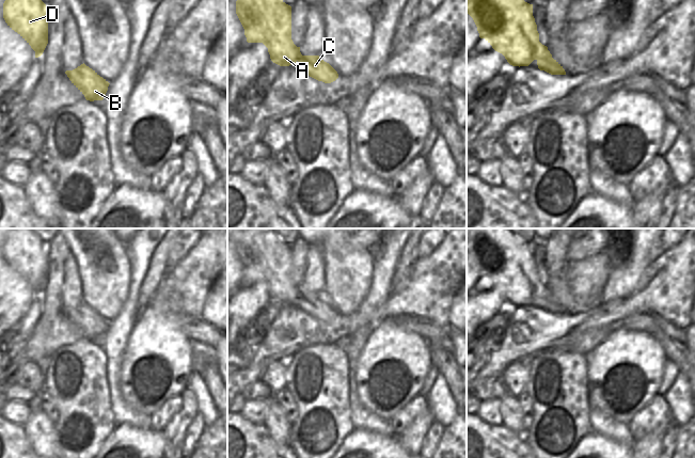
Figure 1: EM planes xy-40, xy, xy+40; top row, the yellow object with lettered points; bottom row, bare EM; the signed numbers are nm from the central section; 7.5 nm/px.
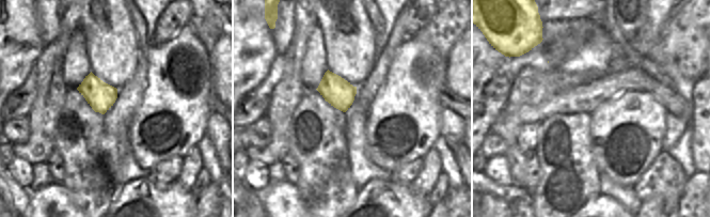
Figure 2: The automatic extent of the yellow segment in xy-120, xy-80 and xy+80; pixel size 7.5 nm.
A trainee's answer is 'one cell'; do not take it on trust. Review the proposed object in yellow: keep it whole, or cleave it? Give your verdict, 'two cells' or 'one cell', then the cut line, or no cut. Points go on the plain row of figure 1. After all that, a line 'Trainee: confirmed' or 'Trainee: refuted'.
one cell | no cut
Trainee: confirmed

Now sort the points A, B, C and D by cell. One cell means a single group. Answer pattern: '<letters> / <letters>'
A B C D

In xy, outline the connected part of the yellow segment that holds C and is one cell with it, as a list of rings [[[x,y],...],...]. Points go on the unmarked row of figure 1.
[[[242,228],[236,253],[248,282],[263,282],[273,302],[289,305],[296,301],[310,316],[331,322],[337,311],[319,295],[302,295],[291,279],[291,246],[272,228]]]

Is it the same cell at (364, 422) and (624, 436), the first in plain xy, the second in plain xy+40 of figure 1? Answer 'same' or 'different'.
same

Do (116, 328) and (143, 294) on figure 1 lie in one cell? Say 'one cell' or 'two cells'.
one cell

